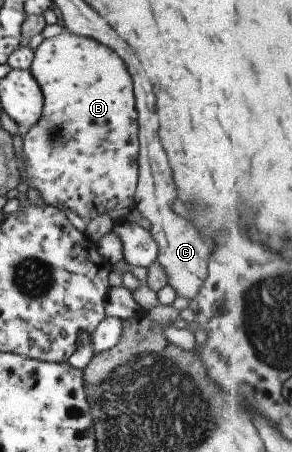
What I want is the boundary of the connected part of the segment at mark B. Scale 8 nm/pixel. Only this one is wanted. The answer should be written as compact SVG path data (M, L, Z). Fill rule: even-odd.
M63 30L38 44L29 71L42 92L43 107L38 122L25 131L21 140L21 188L34 188L44 204L62 204L87 221L100 214L106 214L112 224L124 221L134 206L139 149L136 106L124 62L93 38Z

